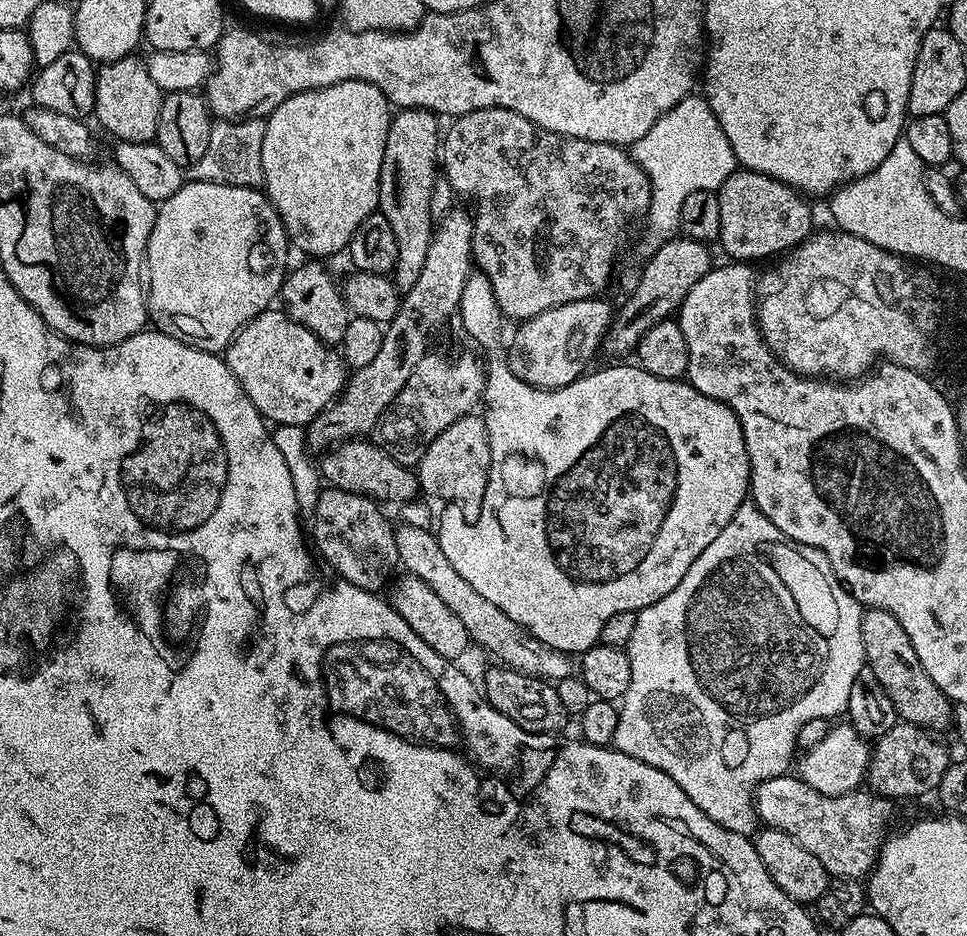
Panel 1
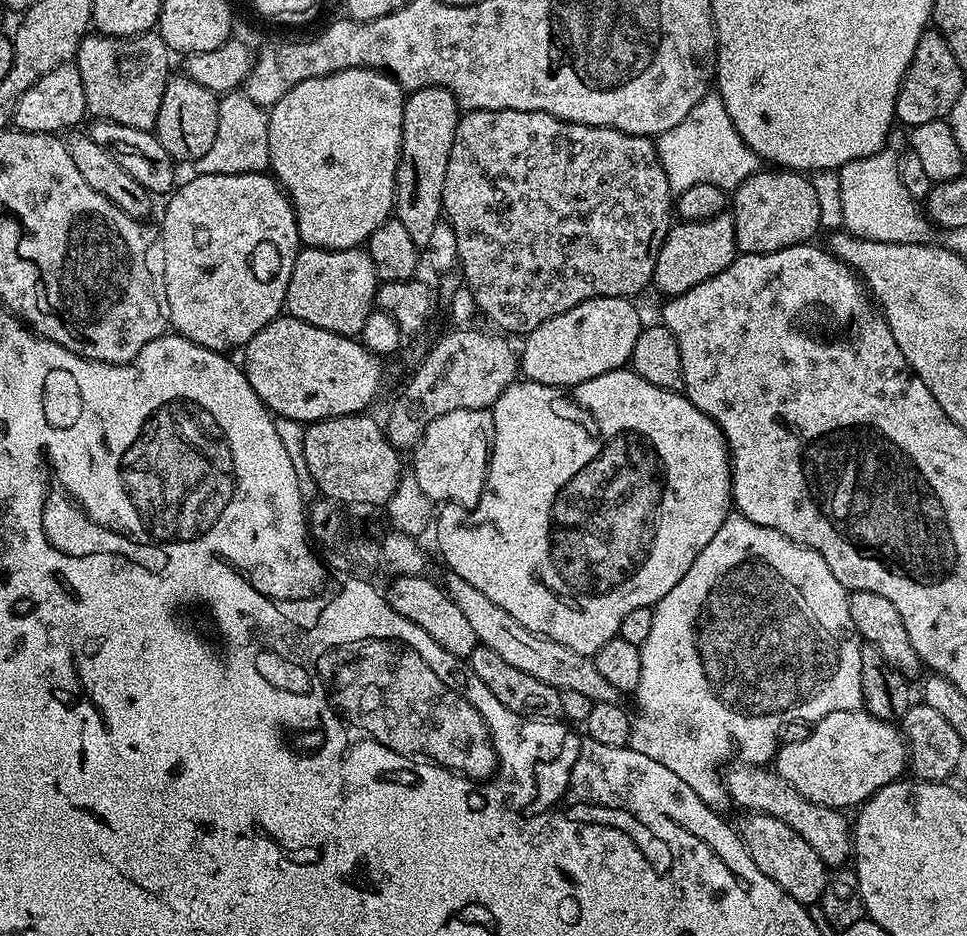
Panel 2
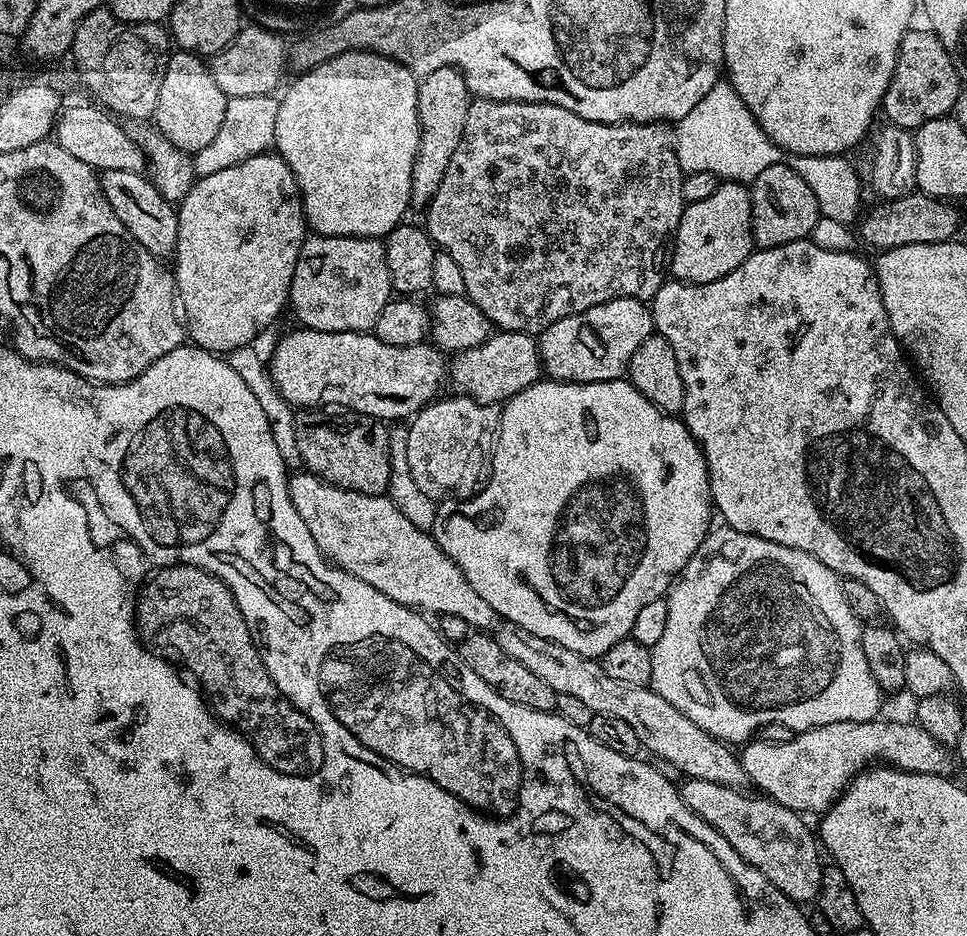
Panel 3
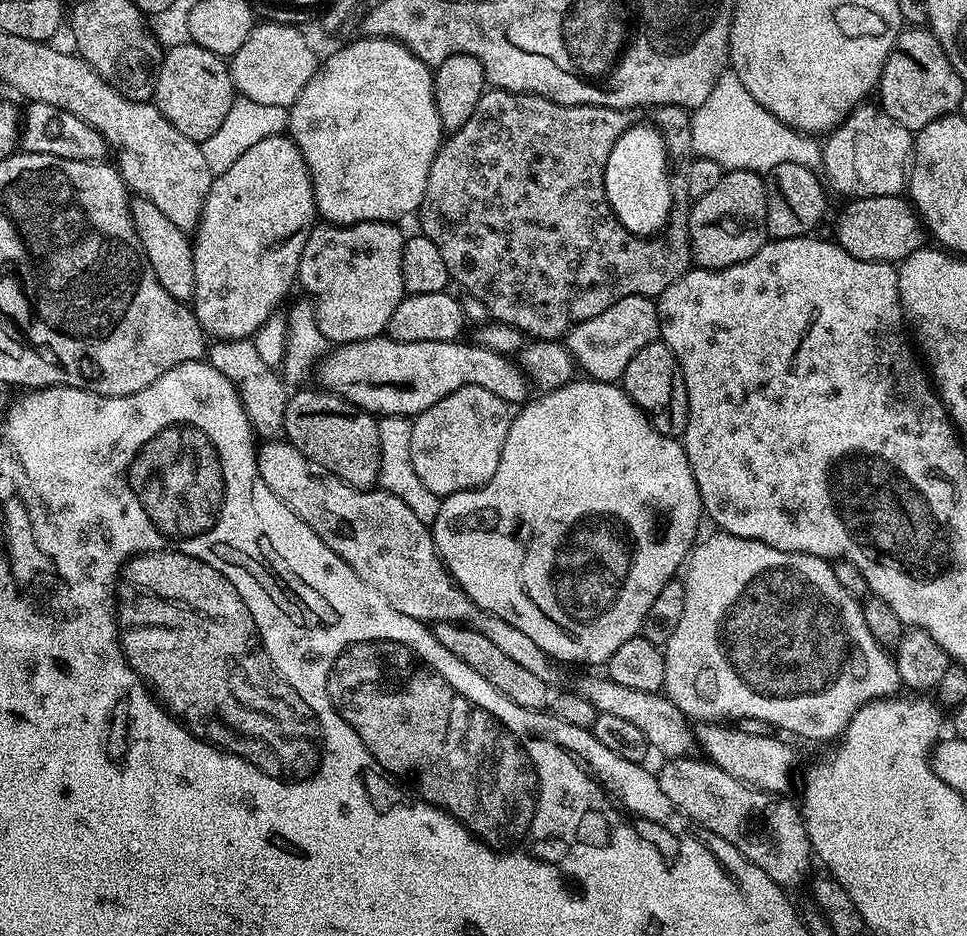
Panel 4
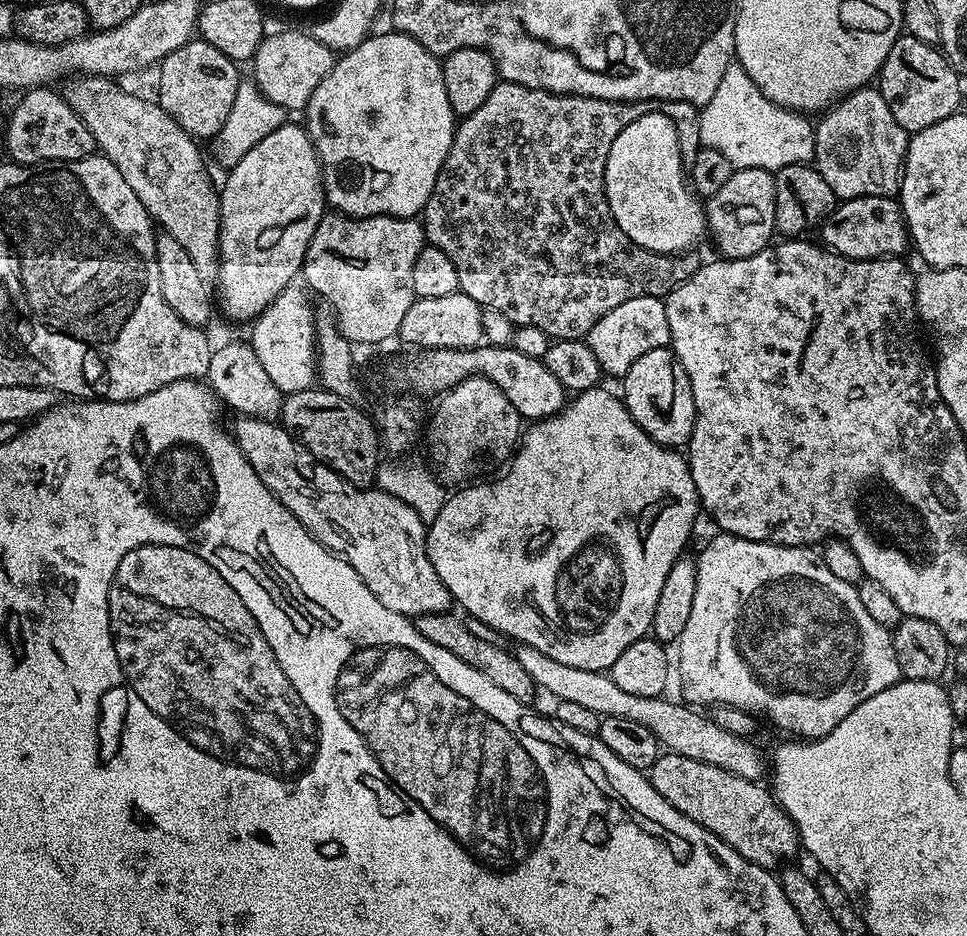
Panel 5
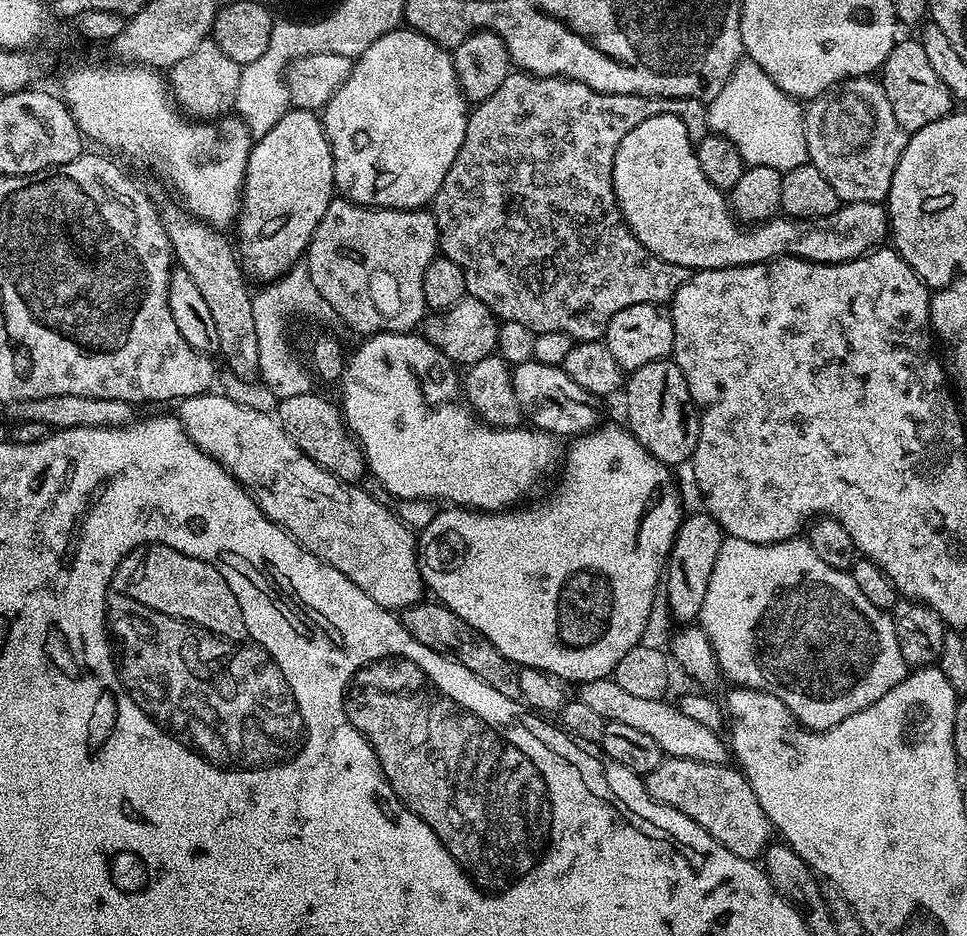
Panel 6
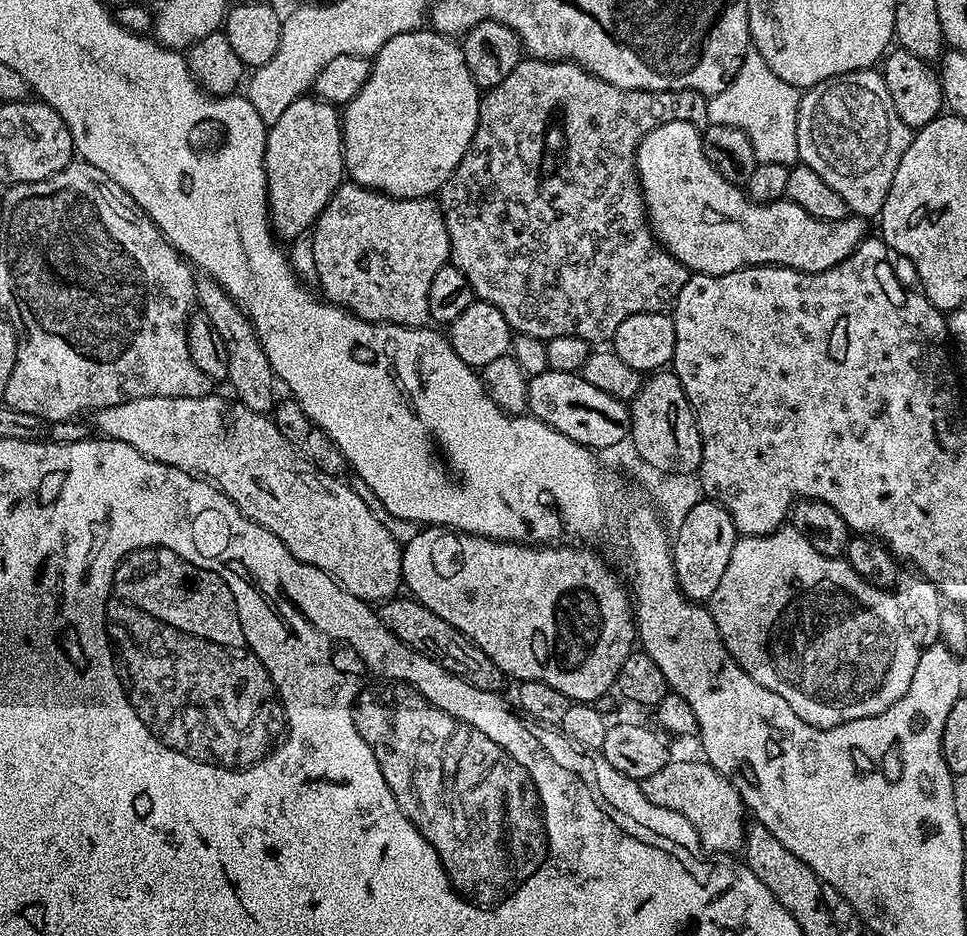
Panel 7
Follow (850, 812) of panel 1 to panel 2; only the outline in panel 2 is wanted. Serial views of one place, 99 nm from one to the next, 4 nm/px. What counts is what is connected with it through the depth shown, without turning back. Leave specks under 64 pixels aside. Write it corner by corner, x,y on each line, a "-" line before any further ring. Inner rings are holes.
736,766
729,776
726,776
726,787
728,795
734,804
740,808
748,808
749,813
764,812
770,818
778,818
778,822
786,822
806,842
810,842
810,850
822,858
822,862
829,866
844,866
849,863
854,852
854,832
850,827
843,811
835,808
827,808
821,804
811,804
811,802
794,786
790,786
788,780
783,780
780,773
769,770
764,766

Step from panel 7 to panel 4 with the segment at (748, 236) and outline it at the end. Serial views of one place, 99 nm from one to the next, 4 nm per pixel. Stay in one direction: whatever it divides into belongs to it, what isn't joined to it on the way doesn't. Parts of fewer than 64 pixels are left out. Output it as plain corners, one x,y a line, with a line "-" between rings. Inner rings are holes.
644,127
627,128
622,138
614,142
610,158
606,158
604,193
612,213
616,215
618,222
622,222
627,232
651,237
659,233
669,221
674,193
672,193
672,184
668,181
670,157
664,149
664,139
655,127
-
903,195
862,196
847,203
836,220
834,235
835,243
846,250
846,254
863,260
899,262
925,247
926,229
916,209

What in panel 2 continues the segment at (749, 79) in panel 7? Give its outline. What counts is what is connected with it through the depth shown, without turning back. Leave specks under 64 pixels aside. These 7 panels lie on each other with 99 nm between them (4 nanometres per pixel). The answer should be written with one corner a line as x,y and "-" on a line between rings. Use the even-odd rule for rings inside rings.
718,94
703,96
694,110
690,110
690,114
678,122
678,126
658,137
655,146
662,170
666,172
668,186
676,194
699,184
713,184
725,190
734,190
758,170
756,153
746,146
738,130
734,130
734,122
730,114
726,114
726,106
722,106
722,98

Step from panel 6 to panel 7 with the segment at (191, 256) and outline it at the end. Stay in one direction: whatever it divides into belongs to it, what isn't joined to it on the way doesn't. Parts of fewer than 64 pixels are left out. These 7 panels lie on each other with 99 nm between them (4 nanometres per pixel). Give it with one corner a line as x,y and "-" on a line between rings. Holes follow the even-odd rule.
215,282
197,283
196,300
198,301
199,311
210,318
214,330
224,343
224,349
228,355
228,379
227,383
232,384
236,391
235,399
255,412
271,413
274,408
272,400
272,380
274,384
274,373
266,354
260,345
260,339
256,337
256,331
252,328
252,322
240,311
235,300
231,300
228,292

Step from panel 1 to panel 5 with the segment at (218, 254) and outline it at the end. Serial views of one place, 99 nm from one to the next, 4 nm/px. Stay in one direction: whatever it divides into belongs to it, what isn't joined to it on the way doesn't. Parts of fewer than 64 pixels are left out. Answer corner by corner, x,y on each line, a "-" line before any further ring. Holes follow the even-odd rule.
286,122
274,134
262,138
225,175
224,189
218,192
218,304
232,320
254,321
301,275
310,238
314,238
314,230
326,214
320,159
307,131
296,124

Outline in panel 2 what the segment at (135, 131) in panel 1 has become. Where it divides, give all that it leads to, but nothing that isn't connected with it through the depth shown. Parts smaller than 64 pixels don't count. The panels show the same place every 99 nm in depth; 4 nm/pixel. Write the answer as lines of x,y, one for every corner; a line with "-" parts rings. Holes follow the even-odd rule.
156,30
127,38
99,34
85,36
78,46
74,63
82,74
87,115
134,130
153,131
158,118
158,106
162,106
162,94
170,79
168,56
170,49

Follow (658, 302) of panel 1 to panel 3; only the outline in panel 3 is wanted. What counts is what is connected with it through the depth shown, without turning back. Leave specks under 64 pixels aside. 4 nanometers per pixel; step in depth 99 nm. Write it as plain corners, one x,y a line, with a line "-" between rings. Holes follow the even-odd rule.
725,180
703,202
685,204
676,240
672,243
670,272
685,284
705,284
726,278
752,255
752,193
747,183

